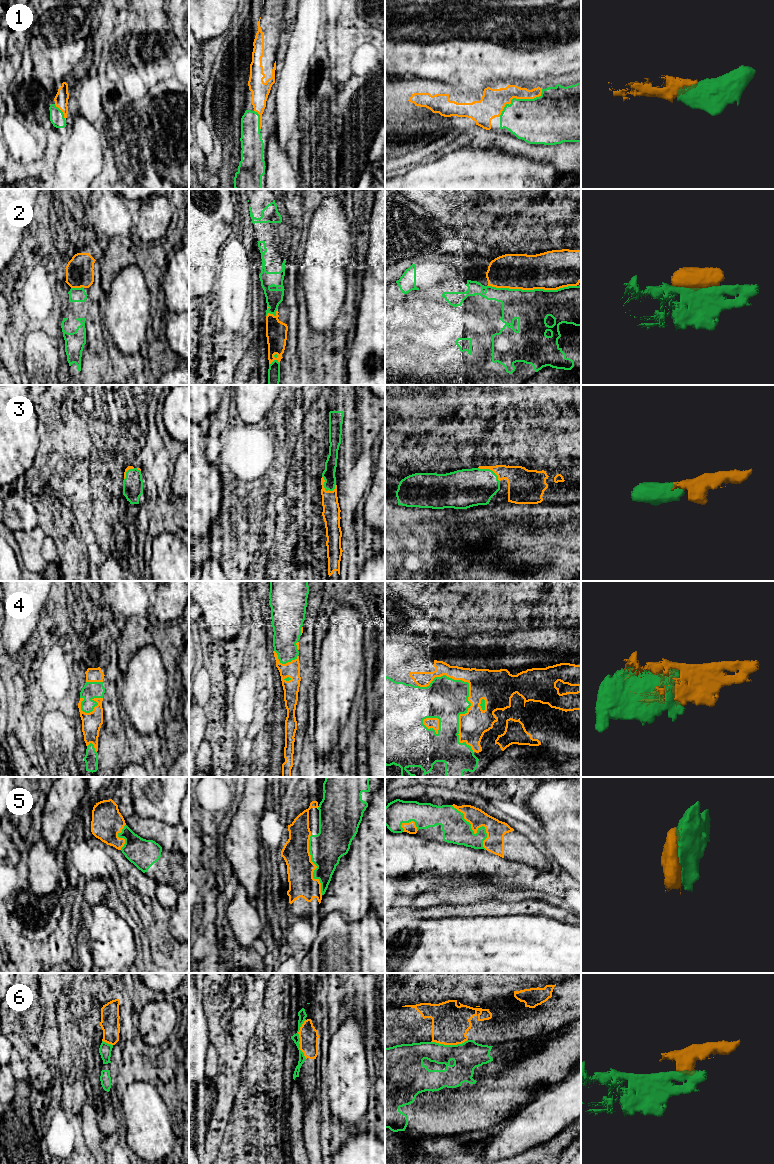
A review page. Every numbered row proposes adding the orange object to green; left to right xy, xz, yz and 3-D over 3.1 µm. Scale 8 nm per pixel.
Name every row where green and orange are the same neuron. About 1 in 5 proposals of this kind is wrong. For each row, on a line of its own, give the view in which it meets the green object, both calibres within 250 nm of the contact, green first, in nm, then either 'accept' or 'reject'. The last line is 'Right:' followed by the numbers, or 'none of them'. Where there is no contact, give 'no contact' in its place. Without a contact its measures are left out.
1: yz | 380/200 nm | accept
2: yz | 280/320 nm | reject
3: xz | 100/140 nm | accept
4: yz | 340/280 nm | accept
5: yz | 220/160 nm | accept
6: xz | 70/150 nm | reject
Right: 1, 3, 4, 5

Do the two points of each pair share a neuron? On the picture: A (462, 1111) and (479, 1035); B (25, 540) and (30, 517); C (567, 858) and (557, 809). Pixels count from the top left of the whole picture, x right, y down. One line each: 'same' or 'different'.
A: different
B: different
C: same

